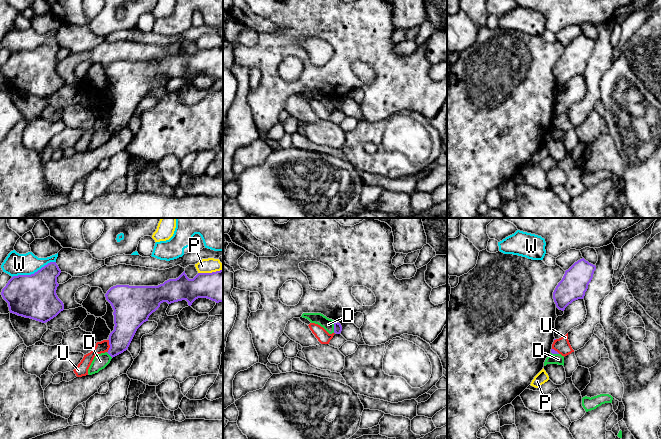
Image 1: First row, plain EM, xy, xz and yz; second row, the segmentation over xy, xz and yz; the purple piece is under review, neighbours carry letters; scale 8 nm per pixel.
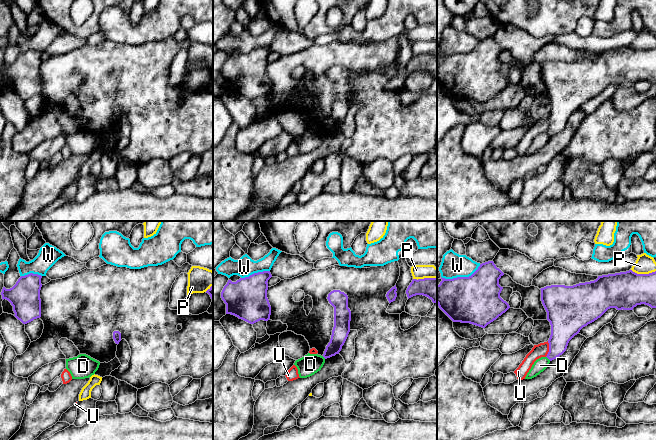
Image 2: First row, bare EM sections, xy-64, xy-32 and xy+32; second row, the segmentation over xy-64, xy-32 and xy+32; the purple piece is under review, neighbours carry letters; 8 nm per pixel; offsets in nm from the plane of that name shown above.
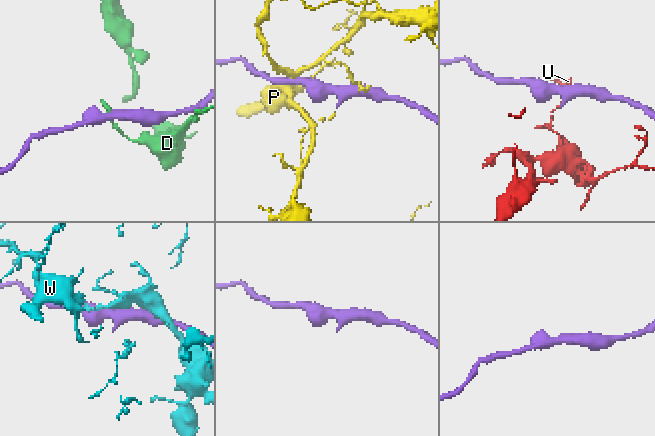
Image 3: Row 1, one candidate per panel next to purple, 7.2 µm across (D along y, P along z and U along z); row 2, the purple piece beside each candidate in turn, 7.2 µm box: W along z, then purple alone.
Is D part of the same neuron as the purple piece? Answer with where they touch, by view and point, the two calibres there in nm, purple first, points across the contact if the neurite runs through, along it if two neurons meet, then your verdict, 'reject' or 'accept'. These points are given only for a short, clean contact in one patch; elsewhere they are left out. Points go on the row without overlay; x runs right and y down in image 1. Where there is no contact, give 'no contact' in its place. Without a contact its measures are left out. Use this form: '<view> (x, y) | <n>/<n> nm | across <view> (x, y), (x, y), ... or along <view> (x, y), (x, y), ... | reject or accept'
xz (334, 103) | 60/100 nm | along xz (335, 97), (333, 108) | reject

